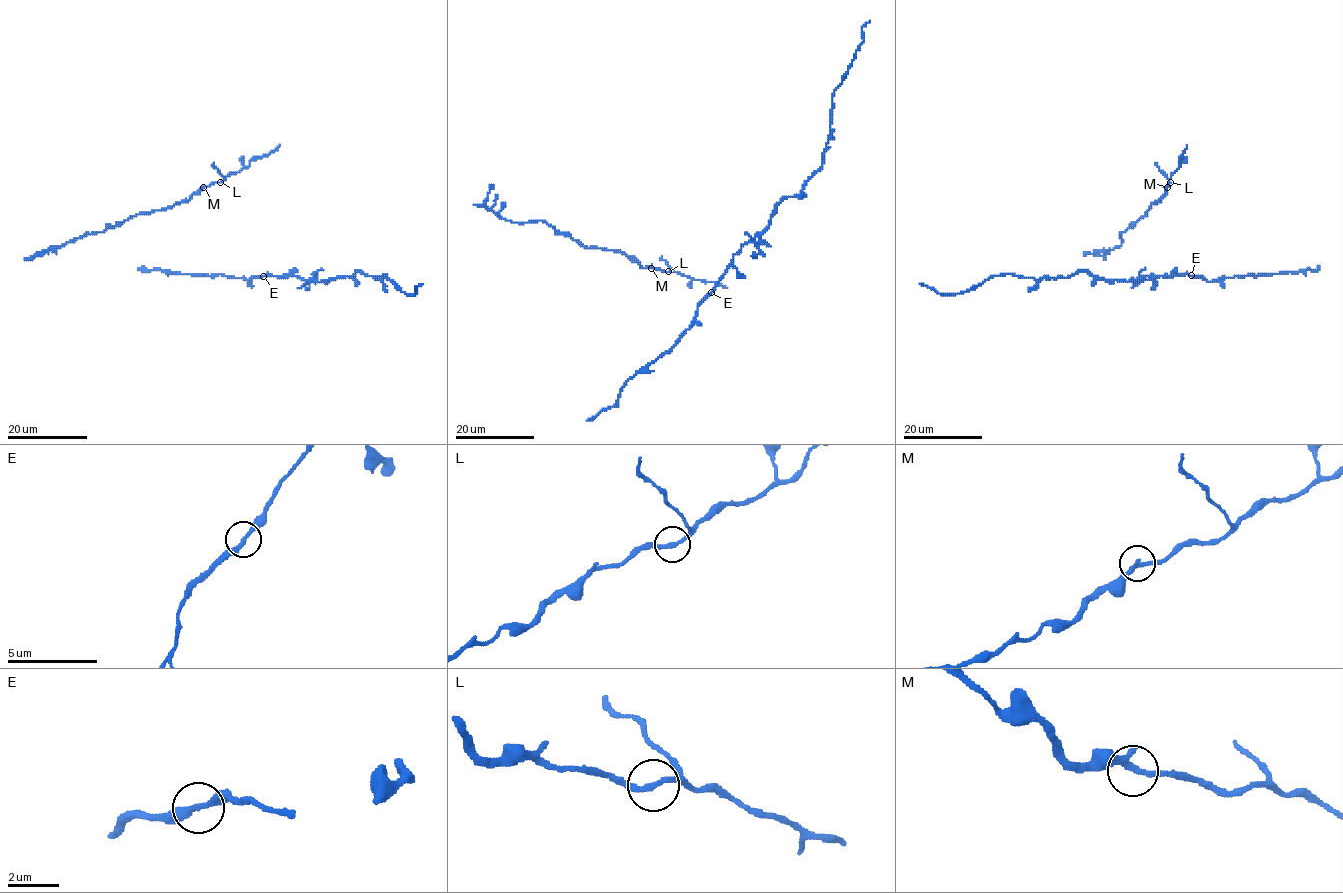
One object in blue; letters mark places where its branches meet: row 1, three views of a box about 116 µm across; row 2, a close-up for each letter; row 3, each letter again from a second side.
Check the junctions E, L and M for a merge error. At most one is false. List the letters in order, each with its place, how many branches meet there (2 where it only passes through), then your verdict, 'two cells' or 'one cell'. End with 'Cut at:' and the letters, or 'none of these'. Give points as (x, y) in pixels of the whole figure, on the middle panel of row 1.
E: place (711, 292); branches 2; one cell
L: place (668, 271); branches 2; one cell
M: place (651, 268); branches 2; one cell
Cut at: none of these

